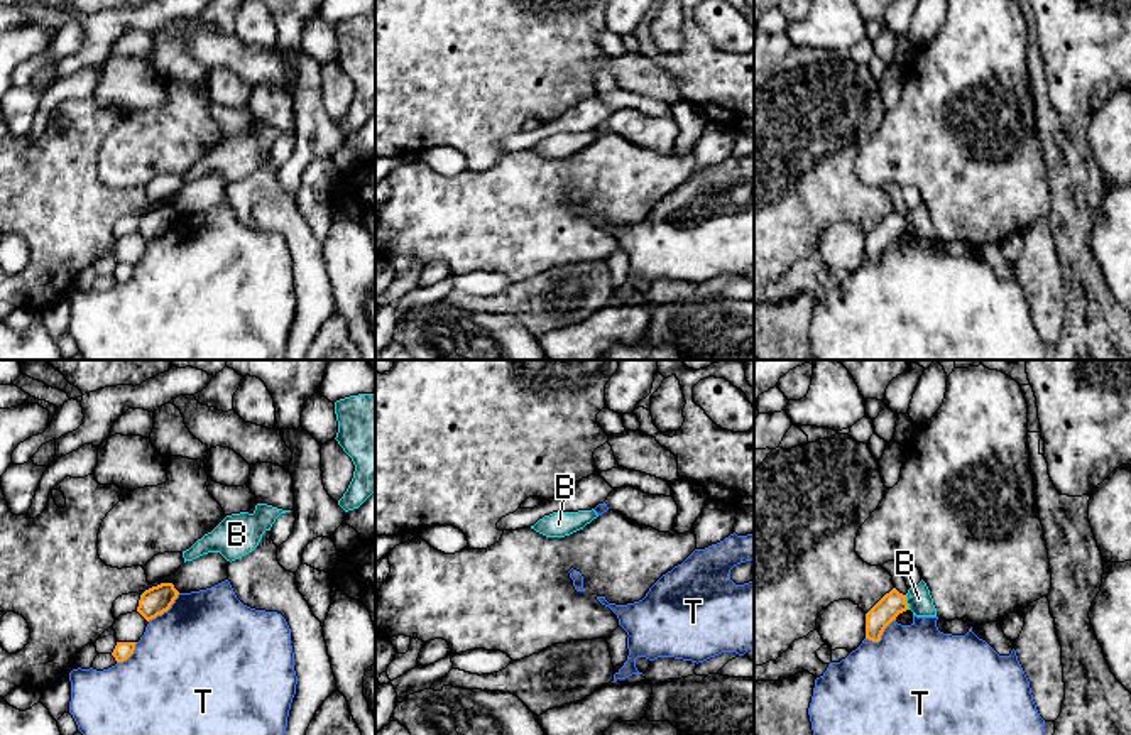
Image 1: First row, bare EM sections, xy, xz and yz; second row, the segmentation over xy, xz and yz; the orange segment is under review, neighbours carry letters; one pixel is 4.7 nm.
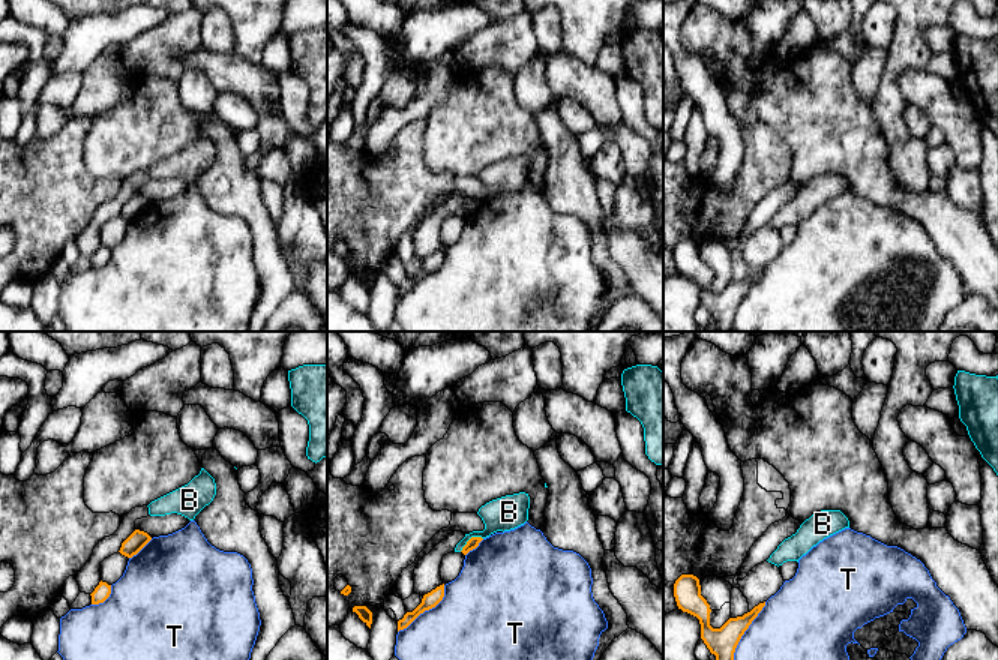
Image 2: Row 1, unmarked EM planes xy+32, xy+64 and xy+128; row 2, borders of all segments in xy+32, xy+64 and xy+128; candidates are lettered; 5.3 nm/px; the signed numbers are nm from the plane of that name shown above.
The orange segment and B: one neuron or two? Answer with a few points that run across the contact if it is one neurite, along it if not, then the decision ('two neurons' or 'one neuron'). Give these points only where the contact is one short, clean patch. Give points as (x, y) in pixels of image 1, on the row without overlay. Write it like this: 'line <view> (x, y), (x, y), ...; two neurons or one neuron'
line yz (905, 217), (908, 230); two neurons

